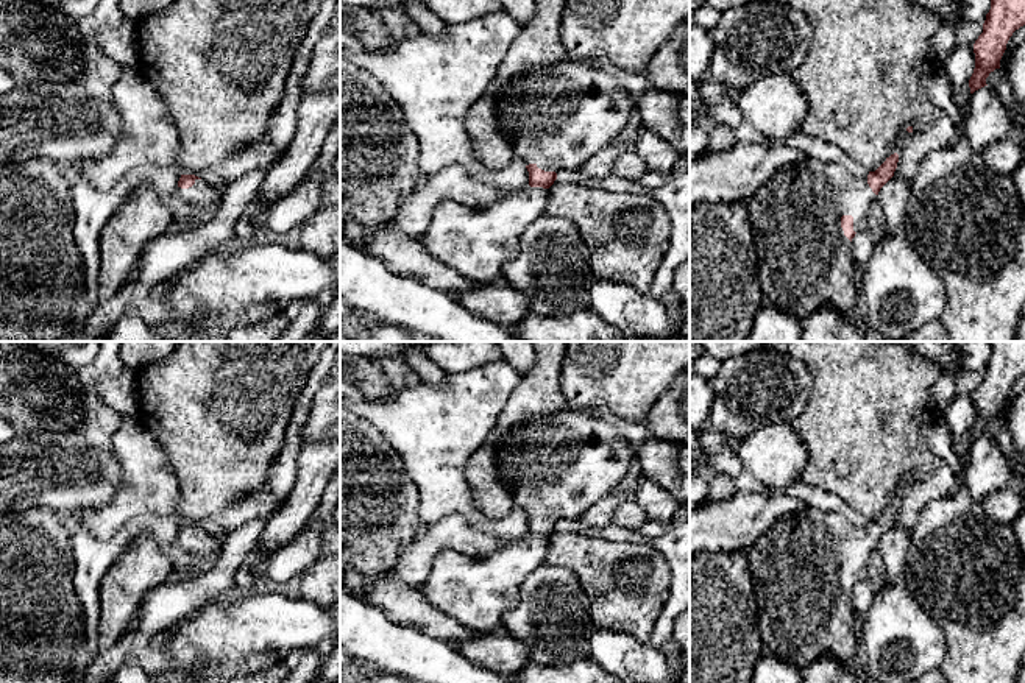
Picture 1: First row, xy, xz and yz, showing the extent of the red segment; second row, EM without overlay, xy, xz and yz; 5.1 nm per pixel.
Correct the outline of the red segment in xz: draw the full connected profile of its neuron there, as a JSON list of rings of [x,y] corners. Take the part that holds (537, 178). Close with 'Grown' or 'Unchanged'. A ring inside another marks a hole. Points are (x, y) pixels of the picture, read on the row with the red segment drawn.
[[[565,58],[563,61],[557,64],[549,64],[541,69],[534,69],[524,75],[513,78],[512,81],[504,84],[504,87],[499,90],[496,97],[496,112],[498,112],[496,119],[498,119],[498,126],[502,136],[512,143],[515,159],[523,161],[526,164],[526,168],[529,172],[529,186],[543,187],[543,189],[549,189],[554,184],[554,181],[557,179],[559,170],[562,168],[577,170],[590,157],[601,153],[605,147],[615,143],[618,136],[627,126],[627,122],[630,119],[633,108],[635,108],[635,101],[630,98],[629,92],[608,72],[599,67],[594,67],[590,62],[573,61],[569,58]]]. Grown

